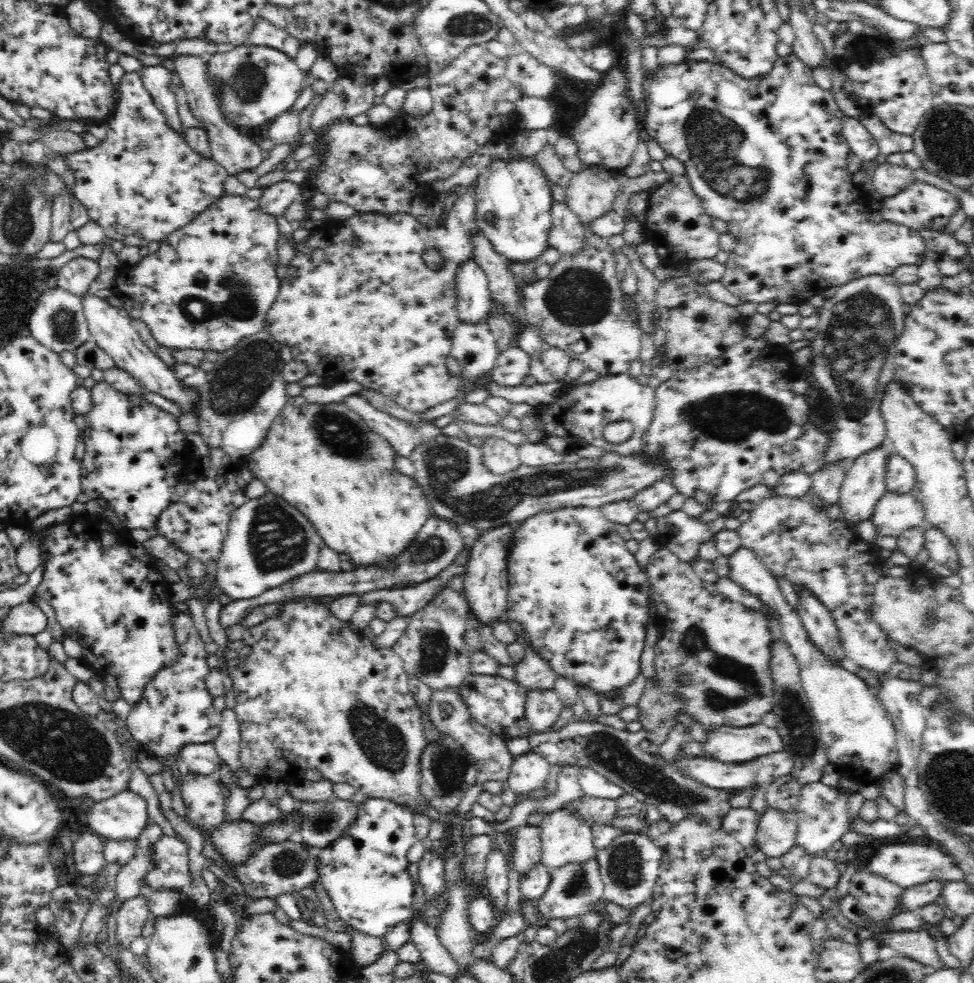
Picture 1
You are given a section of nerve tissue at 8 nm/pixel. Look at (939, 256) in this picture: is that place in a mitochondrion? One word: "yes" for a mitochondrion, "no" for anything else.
no

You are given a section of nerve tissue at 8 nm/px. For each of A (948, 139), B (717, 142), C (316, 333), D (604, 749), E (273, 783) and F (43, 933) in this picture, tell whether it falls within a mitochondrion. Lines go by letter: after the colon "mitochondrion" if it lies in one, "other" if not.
A: mitochondrion
B: mitochondrion
C: other
D: mitochondrion
E: other
F: other

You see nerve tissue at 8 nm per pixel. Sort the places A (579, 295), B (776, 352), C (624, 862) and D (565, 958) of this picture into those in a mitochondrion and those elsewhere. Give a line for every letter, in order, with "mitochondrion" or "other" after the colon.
A: mitochondrion
B: other
C: mitochondrion
D: mitochondrion

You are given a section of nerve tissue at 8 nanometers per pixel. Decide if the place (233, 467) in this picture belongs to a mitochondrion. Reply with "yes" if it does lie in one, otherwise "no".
no

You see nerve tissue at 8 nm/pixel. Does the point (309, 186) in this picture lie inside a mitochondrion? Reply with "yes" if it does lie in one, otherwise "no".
no

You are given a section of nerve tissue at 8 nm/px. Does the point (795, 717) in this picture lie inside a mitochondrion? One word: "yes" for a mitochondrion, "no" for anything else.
yes

